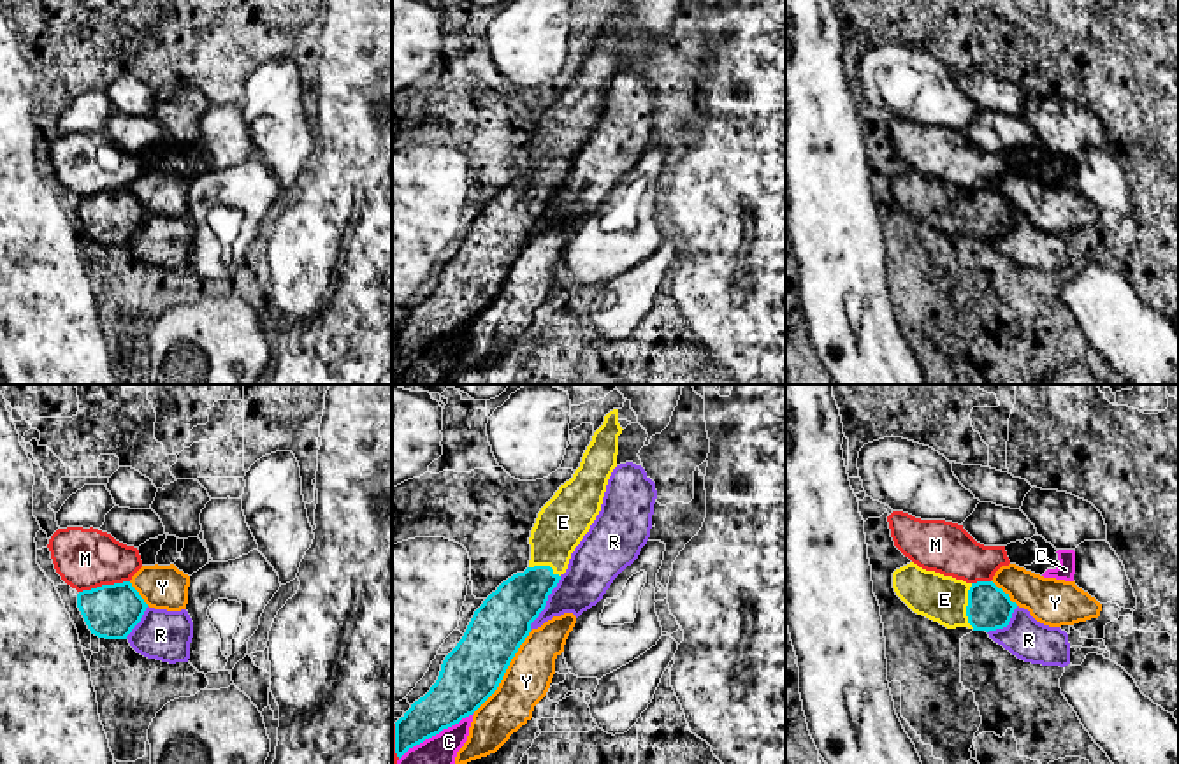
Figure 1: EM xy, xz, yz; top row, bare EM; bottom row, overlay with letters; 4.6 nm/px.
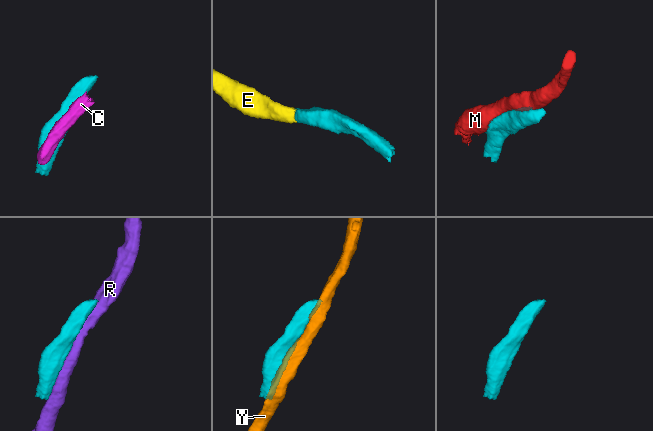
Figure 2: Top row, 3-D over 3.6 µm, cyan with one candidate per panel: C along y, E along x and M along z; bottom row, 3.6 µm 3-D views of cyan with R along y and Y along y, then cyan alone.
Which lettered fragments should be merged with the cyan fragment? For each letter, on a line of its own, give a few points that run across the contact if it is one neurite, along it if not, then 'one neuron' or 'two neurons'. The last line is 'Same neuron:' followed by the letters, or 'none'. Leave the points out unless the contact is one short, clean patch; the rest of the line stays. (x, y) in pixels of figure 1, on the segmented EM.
C: two neurons
E: line yz (990, 608), (967, 606), (944, 599); one neuron
M: two neurons
R: two neurons
Y: two neurons
Same neuron: E

